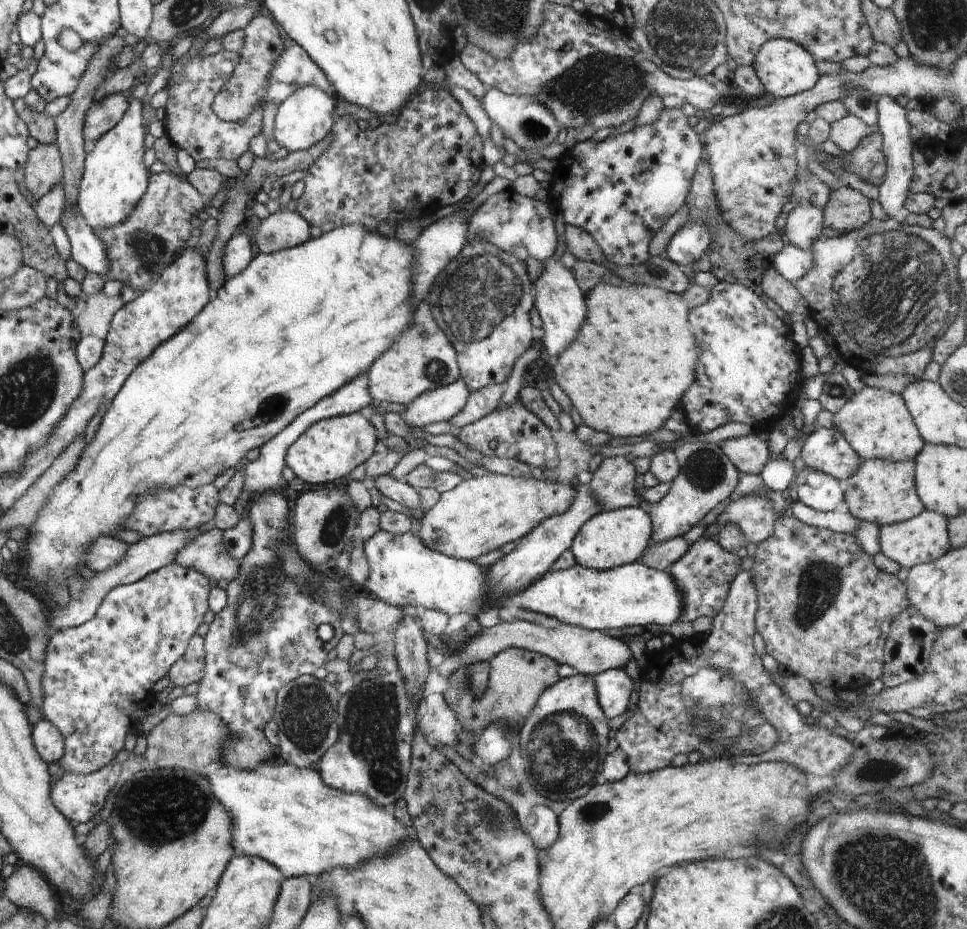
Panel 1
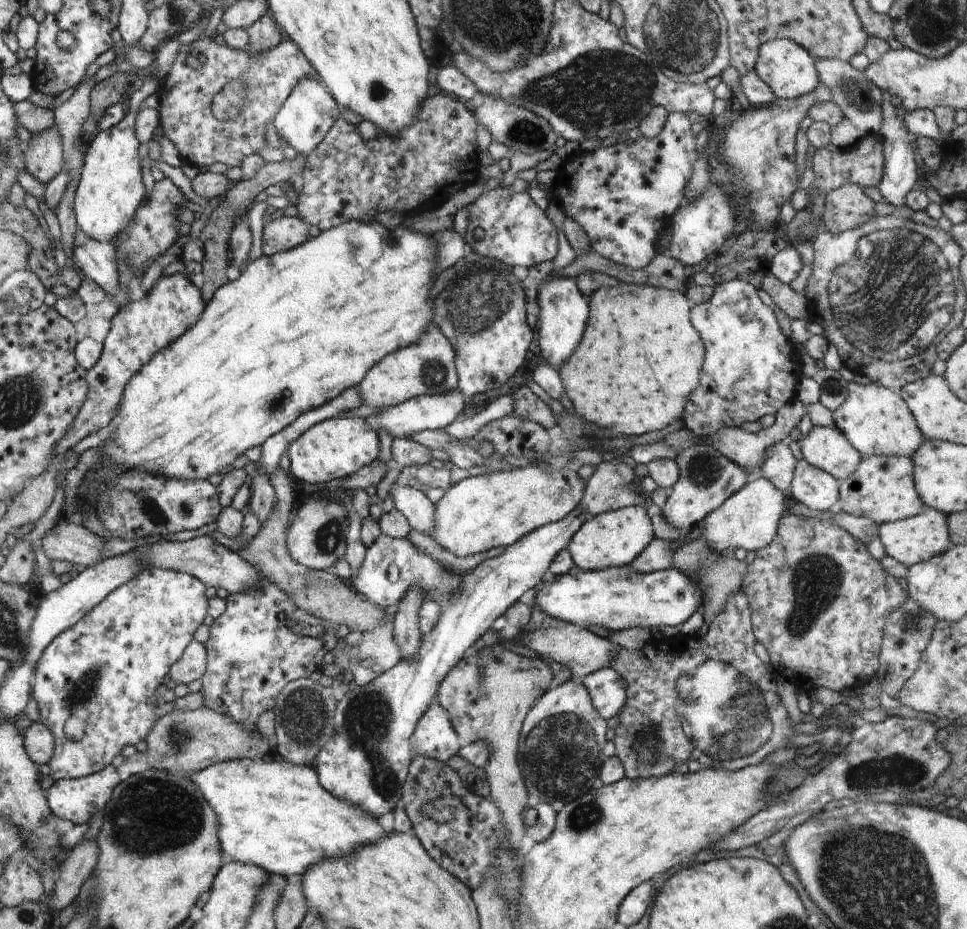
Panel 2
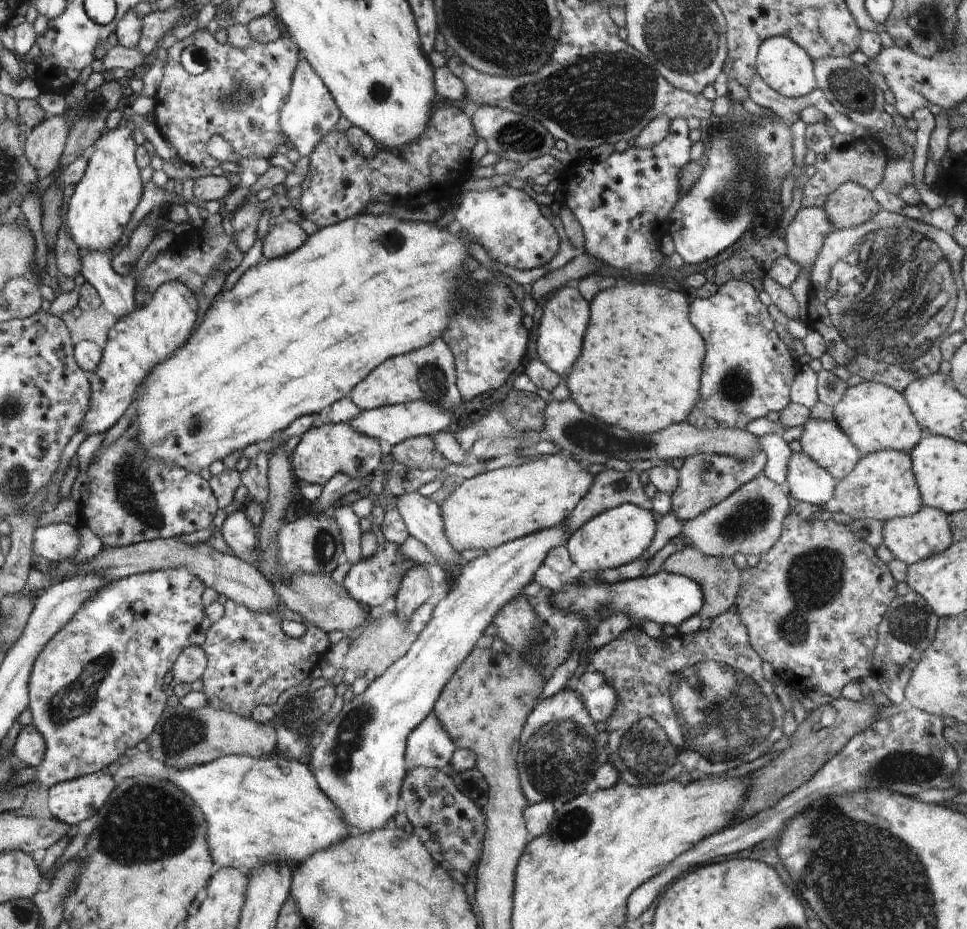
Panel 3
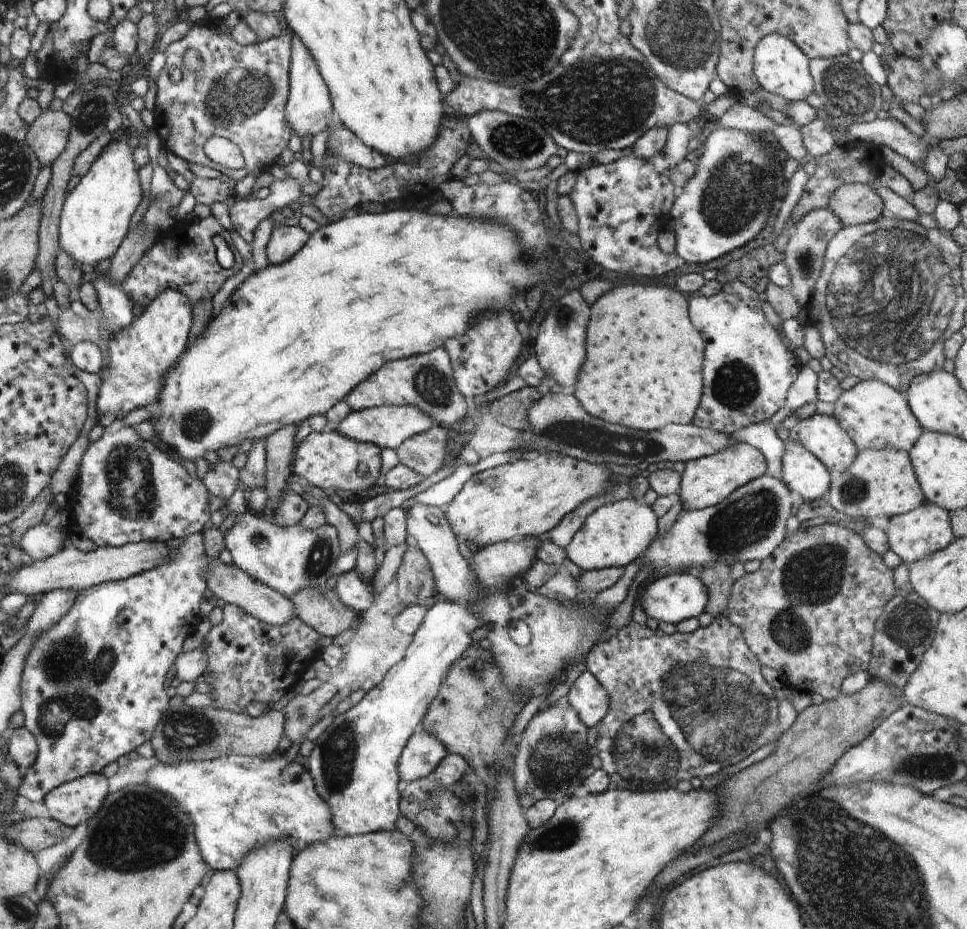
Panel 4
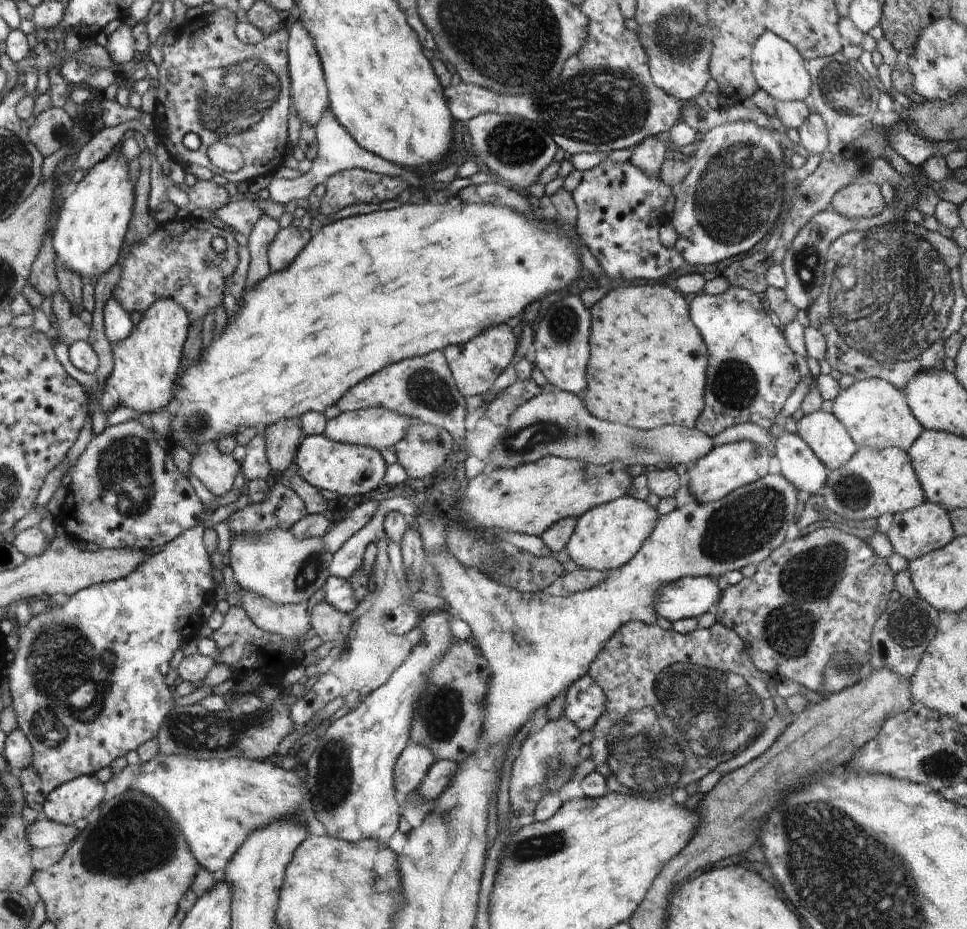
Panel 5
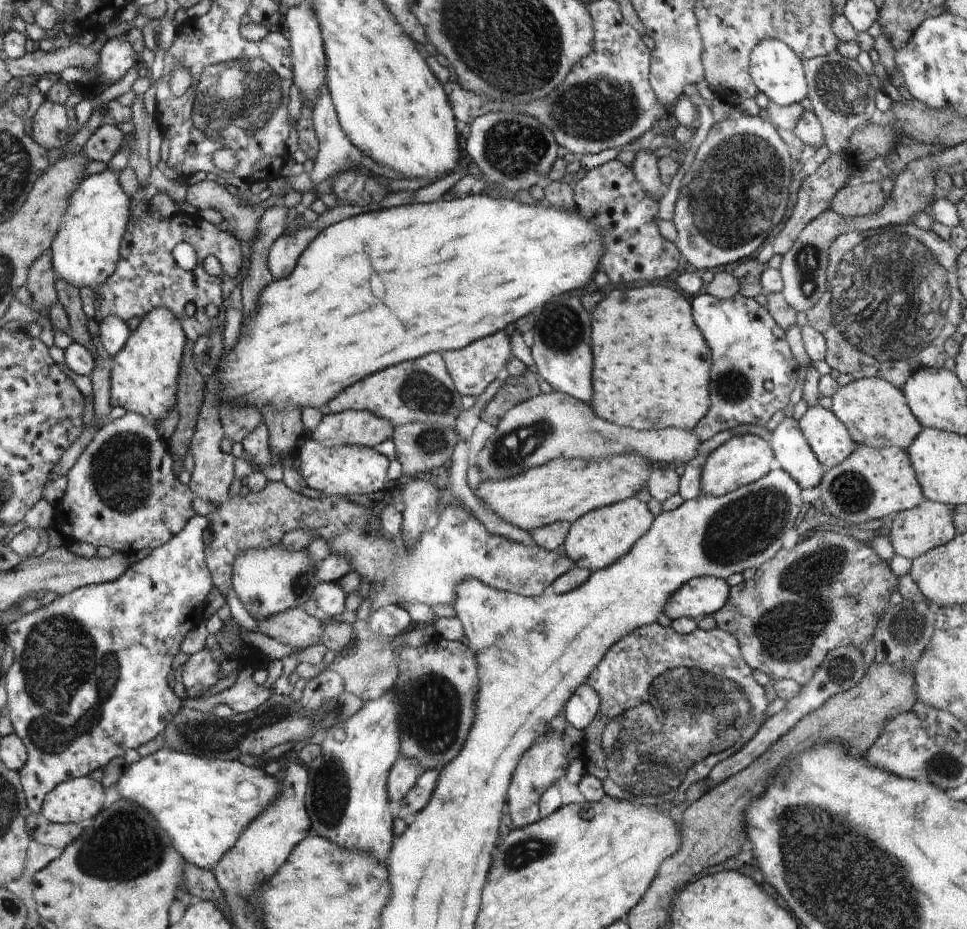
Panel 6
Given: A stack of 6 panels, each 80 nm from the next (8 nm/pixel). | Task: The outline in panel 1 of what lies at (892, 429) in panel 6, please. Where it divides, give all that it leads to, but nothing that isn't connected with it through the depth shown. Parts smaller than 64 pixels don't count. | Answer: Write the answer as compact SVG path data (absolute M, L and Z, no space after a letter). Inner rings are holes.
M867 386L859 392L854 392L853 397L833 415L834 428L840 430L840 434L862 460L888 459L892 462L914 460L923 449L925 442L898 393Z

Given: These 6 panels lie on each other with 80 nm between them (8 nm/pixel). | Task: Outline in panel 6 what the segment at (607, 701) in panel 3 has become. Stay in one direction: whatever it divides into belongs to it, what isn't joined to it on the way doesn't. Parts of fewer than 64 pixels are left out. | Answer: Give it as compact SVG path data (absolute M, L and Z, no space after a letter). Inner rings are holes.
M586 682L566 702L565 719L574 729L585 730L598 716L601 704L602 699L598 691Z

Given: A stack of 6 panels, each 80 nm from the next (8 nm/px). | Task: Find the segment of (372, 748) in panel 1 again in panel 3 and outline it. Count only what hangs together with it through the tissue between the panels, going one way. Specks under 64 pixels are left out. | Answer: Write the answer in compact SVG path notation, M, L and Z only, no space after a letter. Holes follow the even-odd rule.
M562 523L558 526L540 530L526 537L500 545L495 550L482 555L464 565L453 582L446 598L432 611L432 618L423 631L417 635L408 652L394 661L379 677L368 685L362 694L348 696L337 716L328 722L322 736L313 744L312 756L307 762L315 773L320 788L335 802L343 812L343 818L354 833L368 833L374 828L384 826L396 814L396 802L402 798L400 786L410 772L407 760L407 742L410 734L430 714L437 704L443 686L454 676L456 669L467 660L478 638L484 634L504 606L522 592L534 588L534 574L545 562L548 552L553 548L566 546L571 534Z

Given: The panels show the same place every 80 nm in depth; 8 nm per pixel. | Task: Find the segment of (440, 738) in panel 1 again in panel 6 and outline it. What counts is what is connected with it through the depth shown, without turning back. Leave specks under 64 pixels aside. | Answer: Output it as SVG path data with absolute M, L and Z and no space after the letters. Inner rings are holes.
M401 756L391 769L390 780L387 782L394 804L398 804L414 788L424 768L417 760Z

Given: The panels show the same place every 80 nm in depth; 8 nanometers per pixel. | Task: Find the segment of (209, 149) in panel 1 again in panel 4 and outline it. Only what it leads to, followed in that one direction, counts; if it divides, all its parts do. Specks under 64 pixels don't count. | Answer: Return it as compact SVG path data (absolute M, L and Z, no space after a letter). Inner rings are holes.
M222 18L210 22L212 20L206 20L206 24L203 22L199 26L194 26L184 38L171 43L165 50L165 65L160 71L159 77L156 80L157 83L157 98L155 102L155 107L153 109L155 114L155 121L153 128L158 134L161 140L161 146L165 148L168 152L172 152L180 158L184 158L187 162L193 162L194 164L202 164L202 166L208 166L208 168L218 168L222 172L222 168L218 166L218 163L212 162L206 153L204 152L204 143L214 135L221 137L226 137L227 139L234 140L236 144L242 151L242 156L245 159L246 172L252 172L260 166L264 166L267 170L270 170L282 154L282 150L288 146L288 141L290 140L291 128L289 127L287 118L285 117L285 106L287 105L288 97L290 97L290 84L291 84L291 37L290 32L285 32L278 37L271 39L266 39L265 41L256 41L254 44L249 44L246 46L240 46L233 38L232 34L228 32L227 34L220 34L218 30L222 26ZM194 49L197 50L199 57L202 58L202 68L196 70L196 72L190 72L186 70L182 62L182 55L186 50ZM172 68L178 68L182 72L182 79L179 82L172 82L170 80L170 70Z

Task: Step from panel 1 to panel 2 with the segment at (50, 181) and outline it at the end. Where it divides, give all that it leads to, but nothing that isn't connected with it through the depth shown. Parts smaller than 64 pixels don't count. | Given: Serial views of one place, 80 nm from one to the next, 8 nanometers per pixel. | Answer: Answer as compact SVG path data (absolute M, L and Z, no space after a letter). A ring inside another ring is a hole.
M54 126L31 137L31 142L24 144L26 172L48 184L64 170L62 136L58 127Z

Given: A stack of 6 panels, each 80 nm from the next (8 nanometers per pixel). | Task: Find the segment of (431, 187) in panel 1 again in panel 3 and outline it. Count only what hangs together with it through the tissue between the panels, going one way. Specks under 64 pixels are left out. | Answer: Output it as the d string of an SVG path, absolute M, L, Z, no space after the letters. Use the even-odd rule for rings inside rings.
M445 102L444 105L431 108L431 120L417 141L409 142L409 145L392 151L378 146L375 155L371 157L361 155L345 132L331 131L315 146L314 152L309 157L306 177L300 185L301 198L298 202L301 214L304 218L312 220L318 229L364 214L364 208L373 202L384 202L389 205L402 202L408 208L417 204L422 208L433 200L448 199L450 194L456 195L461 192L462 184L474 177L473 170L478 167L476 161L471 161L471 152L479 135L472 118L464 113L461 105L454 103Z

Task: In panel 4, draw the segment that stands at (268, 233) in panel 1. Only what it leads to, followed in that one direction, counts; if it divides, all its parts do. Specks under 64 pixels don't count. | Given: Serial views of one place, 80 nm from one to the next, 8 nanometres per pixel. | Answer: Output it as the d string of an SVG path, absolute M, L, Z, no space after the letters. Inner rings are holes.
M293 221L275 228L266 247L269 264L279 265L290 260L310 238L311 235L306 234L300 225Z

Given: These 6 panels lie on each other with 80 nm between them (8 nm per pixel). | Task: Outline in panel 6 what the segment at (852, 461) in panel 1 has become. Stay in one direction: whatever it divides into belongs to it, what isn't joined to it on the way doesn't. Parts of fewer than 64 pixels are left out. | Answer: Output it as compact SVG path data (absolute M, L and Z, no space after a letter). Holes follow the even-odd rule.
M820 404L807 408L799 420L799 427L826 471L846 460L857 447L840 419Z

